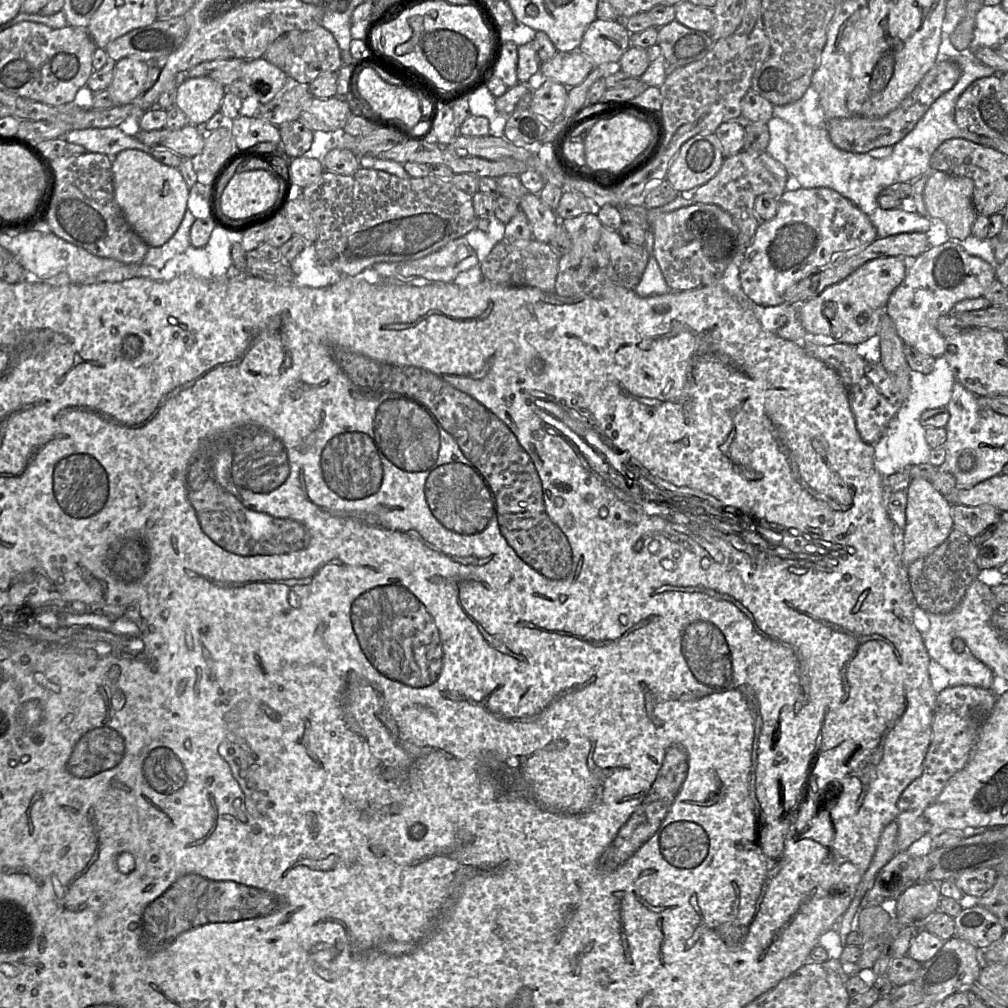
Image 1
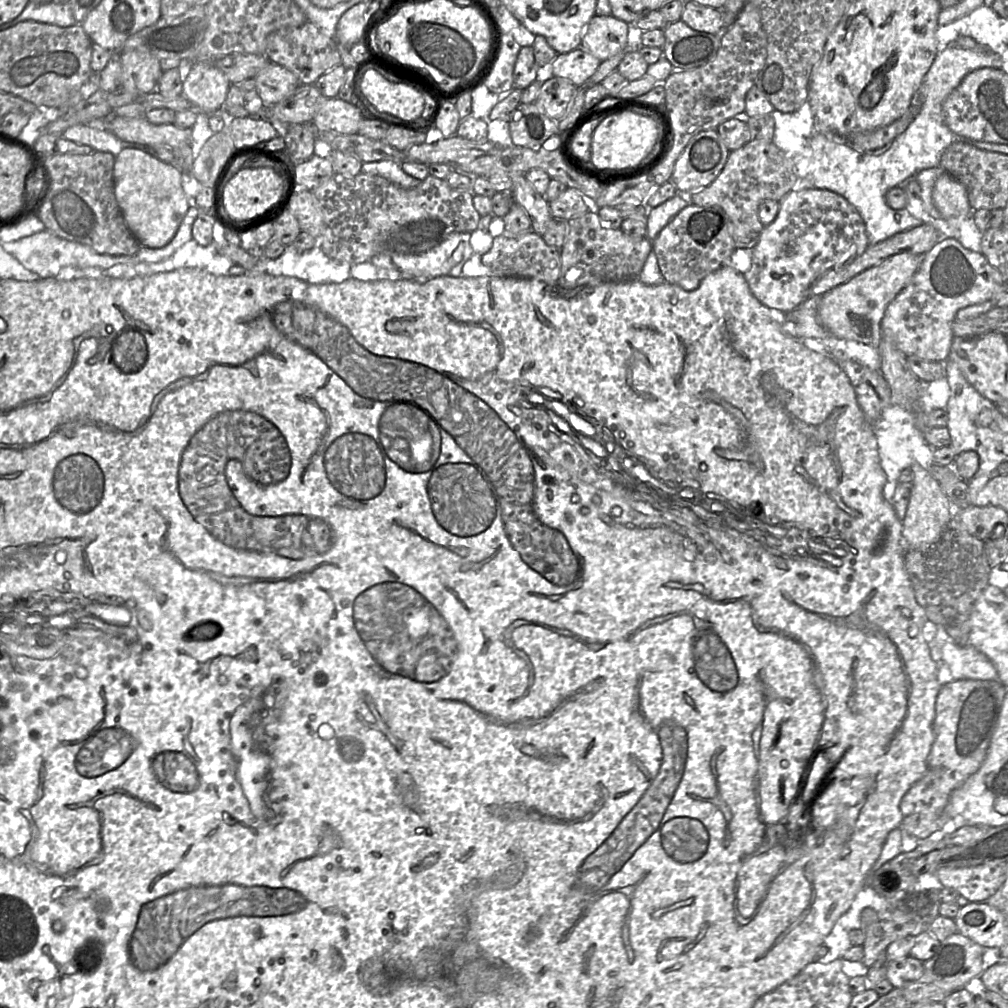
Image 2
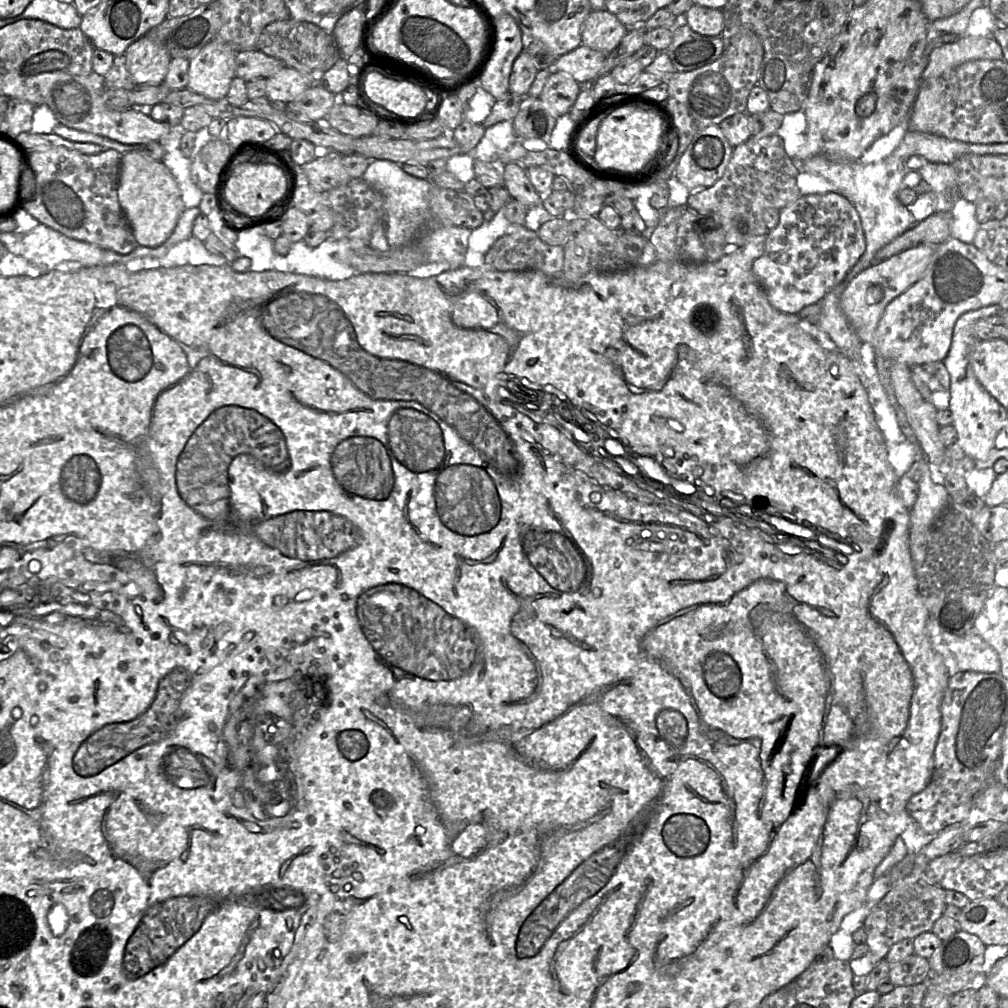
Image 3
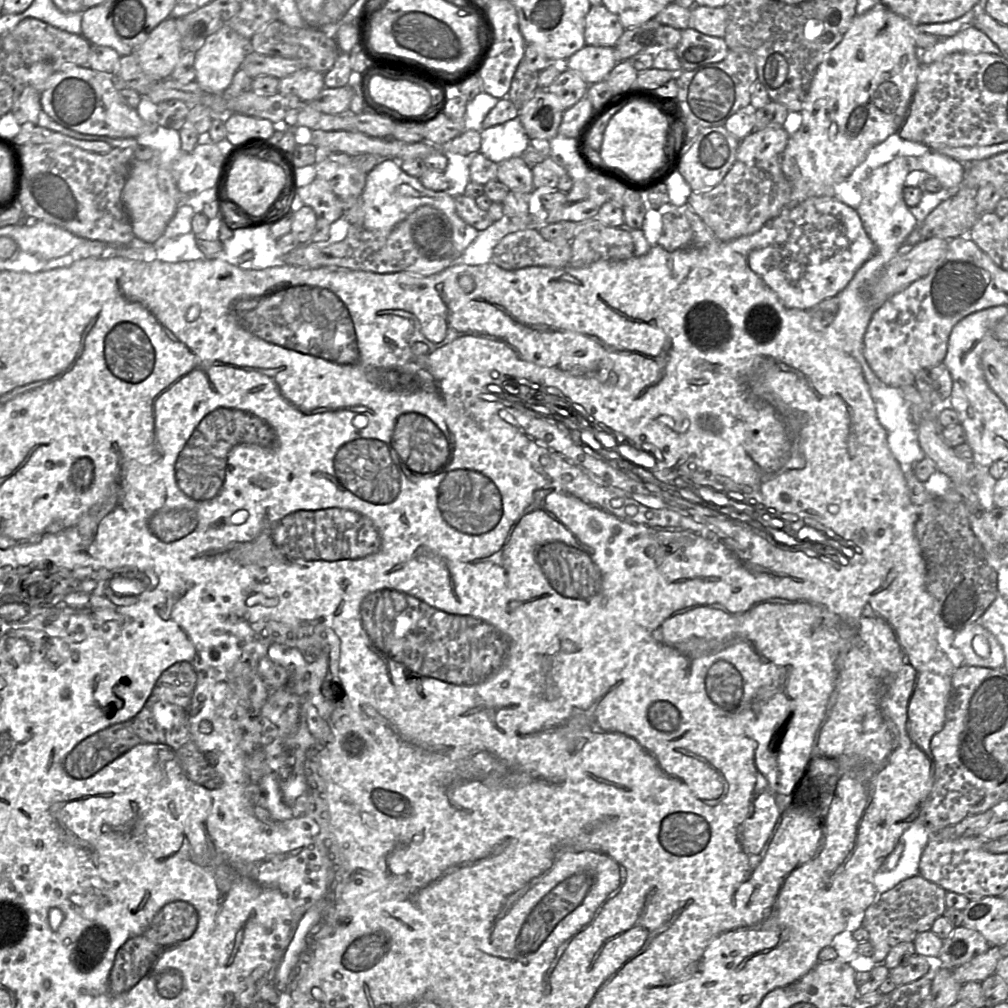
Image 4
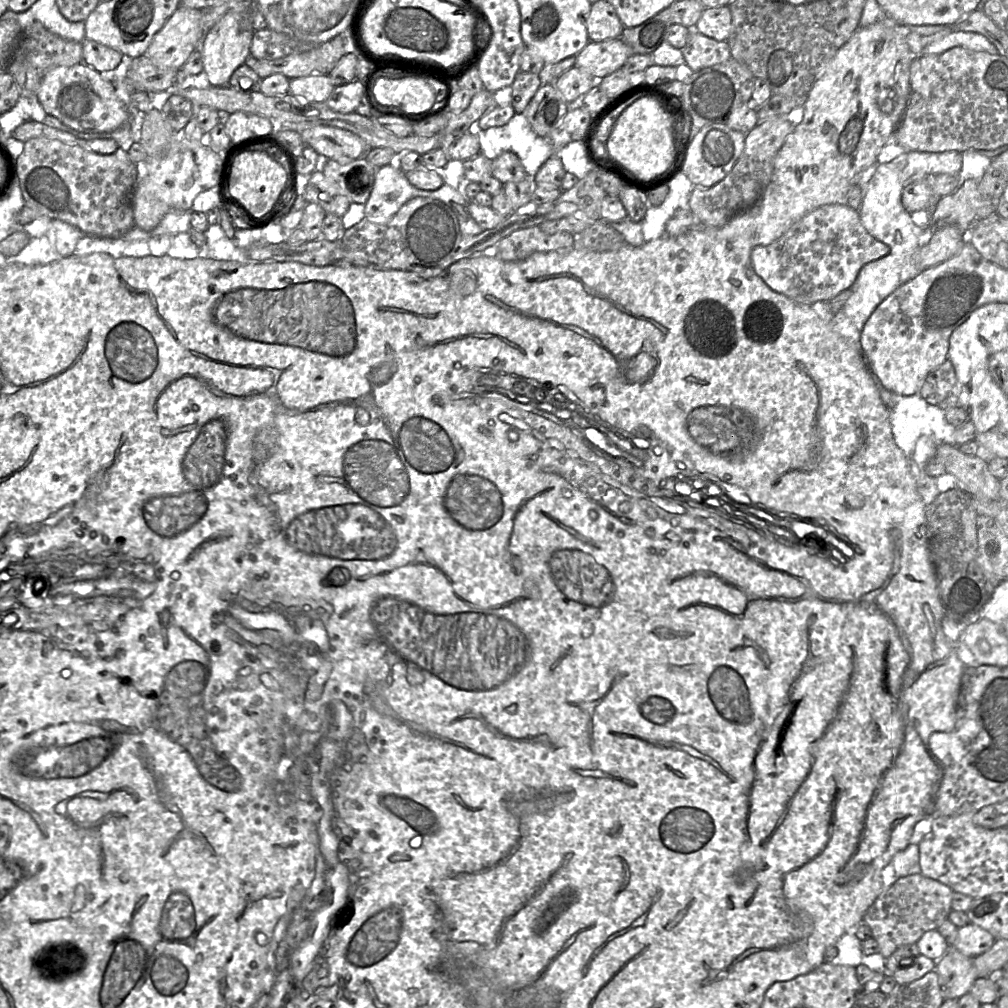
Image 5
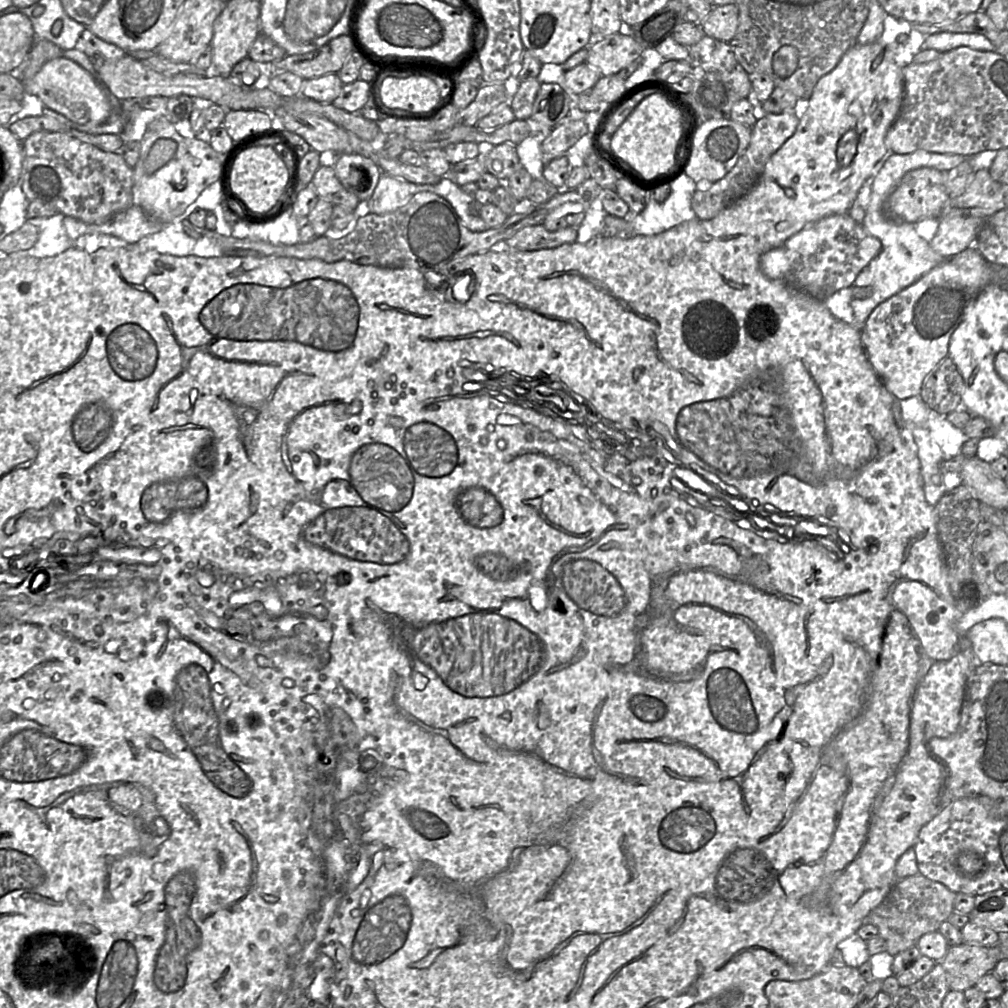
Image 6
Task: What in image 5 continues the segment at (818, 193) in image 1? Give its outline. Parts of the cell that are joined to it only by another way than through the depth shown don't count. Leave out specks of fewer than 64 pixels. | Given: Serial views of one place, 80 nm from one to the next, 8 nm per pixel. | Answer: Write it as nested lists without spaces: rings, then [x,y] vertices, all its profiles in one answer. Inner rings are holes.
[[[836,203],[809,212],[770,245],[754,247],[751,262],[756,274],[775,292],[798,303],[814,304],[852,287],[864,265],[888,252],[886,244],[865,230],[857,210]]]

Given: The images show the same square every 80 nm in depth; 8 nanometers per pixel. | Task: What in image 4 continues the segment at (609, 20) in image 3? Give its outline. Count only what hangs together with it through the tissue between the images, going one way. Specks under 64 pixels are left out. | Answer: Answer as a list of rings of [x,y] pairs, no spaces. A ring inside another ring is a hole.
[[[603,4],[591,6],[585,18],[586,45],[614,47],[625,28]]]

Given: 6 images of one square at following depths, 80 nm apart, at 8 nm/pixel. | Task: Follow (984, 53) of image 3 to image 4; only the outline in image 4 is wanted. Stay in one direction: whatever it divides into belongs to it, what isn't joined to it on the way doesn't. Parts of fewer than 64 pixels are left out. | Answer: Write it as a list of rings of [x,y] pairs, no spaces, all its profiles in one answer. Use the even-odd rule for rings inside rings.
[[[970,25],[957,34],[940,40],[935,45],[920,51],[921,64],[931,64],[952,53],[1001,55],[1000,49],[982,31]]]

